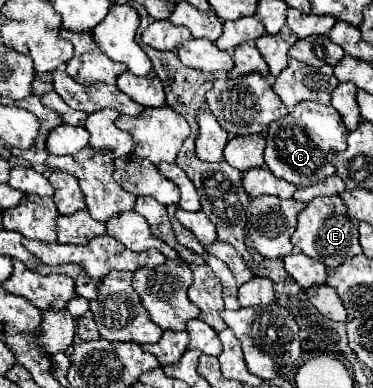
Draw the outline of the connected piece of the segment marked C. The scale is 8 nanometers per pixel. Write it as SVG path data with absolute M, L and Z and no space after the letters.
M299 102L293 112L285 118L271 122L267 130L267 148L265 148L265 162L269 170L295 186L311 186L331 174L335 174L335 166L327 162L327 154L331 150L345 150L347 146L347 128L341 122L339 112L329 104L317 102Z

